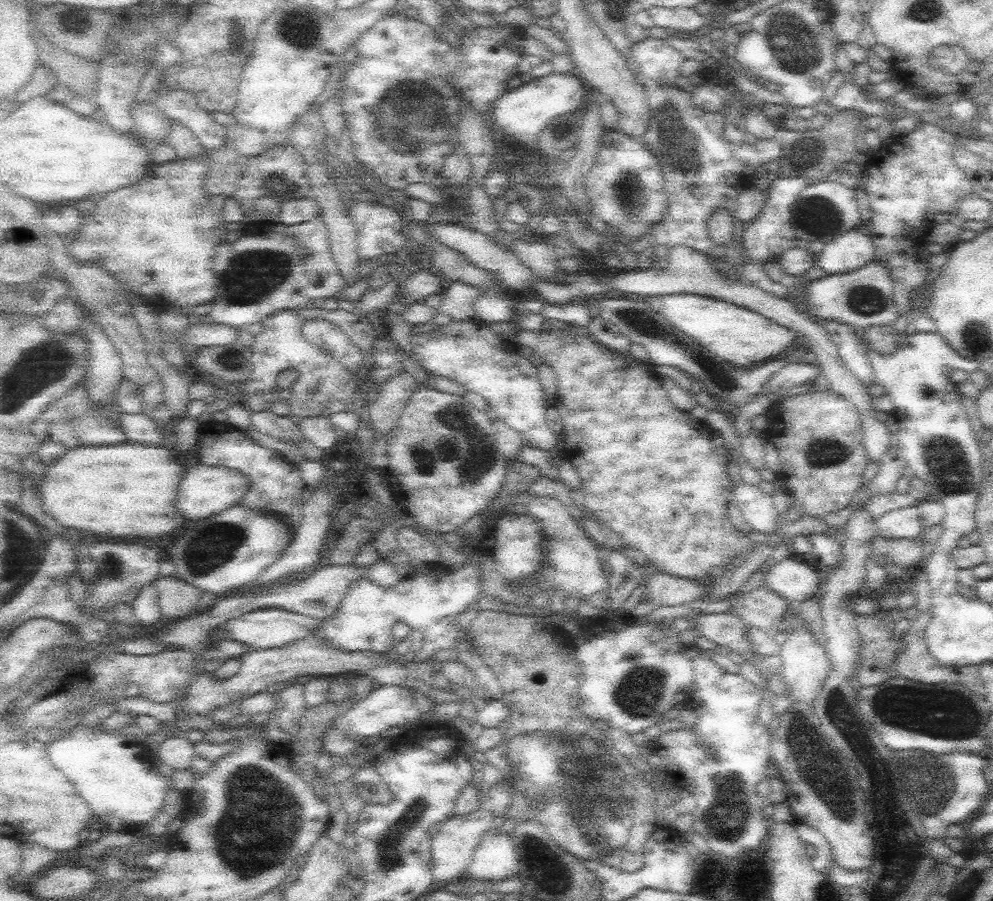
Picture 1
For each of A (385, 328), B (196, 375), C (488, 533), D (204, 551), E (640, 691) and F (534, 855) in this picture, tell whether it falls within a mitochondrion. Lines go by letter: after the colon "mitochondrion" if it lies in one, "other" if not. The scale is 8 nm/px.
A: other
B: other
C: other
D: mitochondrion
E: mitochondrion
F: mitochondrion

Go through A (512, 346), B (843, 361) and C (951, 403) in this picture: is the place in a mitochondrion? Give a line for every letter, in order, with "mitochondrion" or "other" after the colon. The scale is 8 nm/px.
A: other
B: other
C: other

